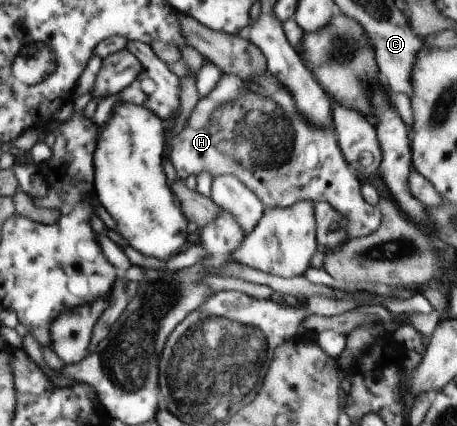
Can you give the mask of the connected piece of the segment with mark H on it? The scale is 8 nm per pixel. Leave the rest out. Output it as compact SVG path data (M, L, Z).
M270 71L253 81L244 81L238 75L222 73L214 89L198 100L196 107L188 115L186 126L173 137L171 144L170 160L176 169L177 177L182 180L188 175L197 176L203 171L209 172L212 179L216 175L236 175L262 201L264 207L285 208L303 200L311 200L314 203L326 201L340 215L346 217L348 240L370 235L382 225L383 213L380 208L369 204L363 198L363 187L356 177L356 171L343 155L334 127L312 127L298 113L296 99L292 99L288 87L282 87Z

